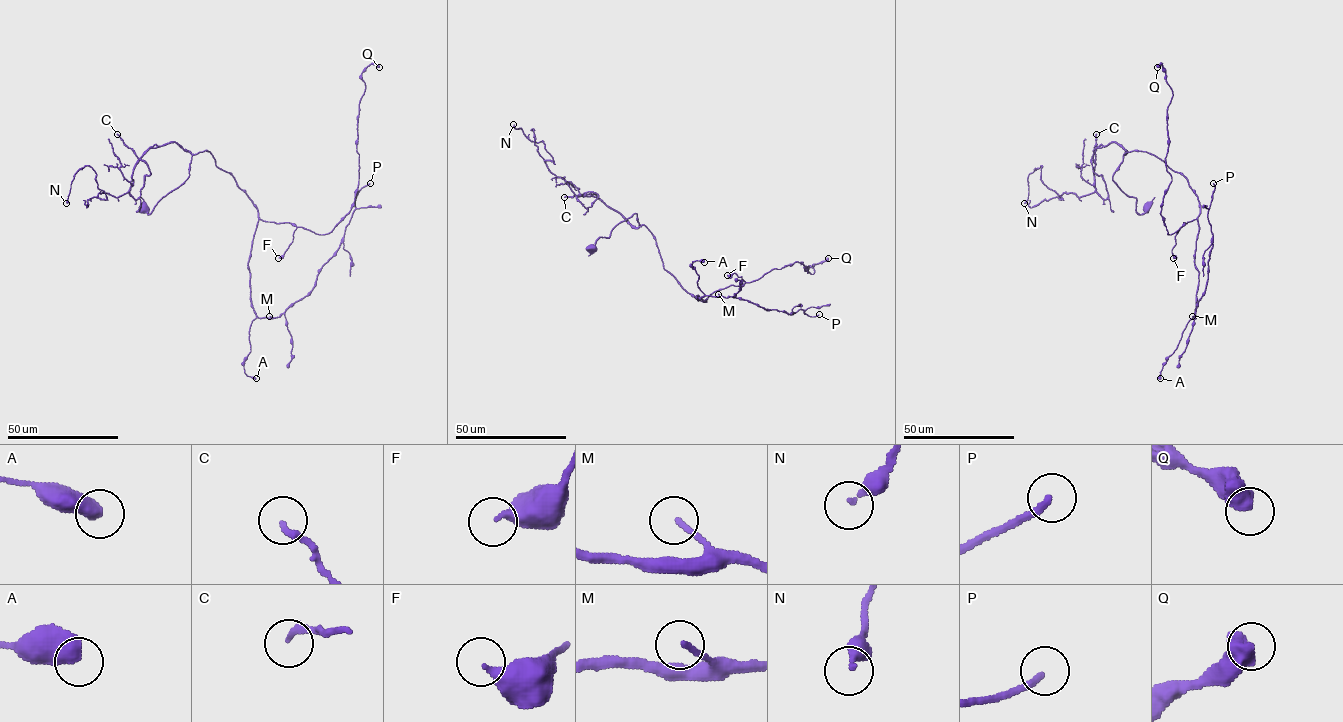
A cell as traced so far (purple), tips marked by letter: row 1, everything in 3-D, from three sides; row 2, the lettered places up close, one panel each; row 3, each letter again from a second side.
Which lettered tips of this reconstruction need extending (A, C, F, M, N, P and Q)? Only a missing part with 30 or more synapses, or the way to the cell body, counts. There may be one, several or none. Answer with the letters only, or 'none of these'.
P

